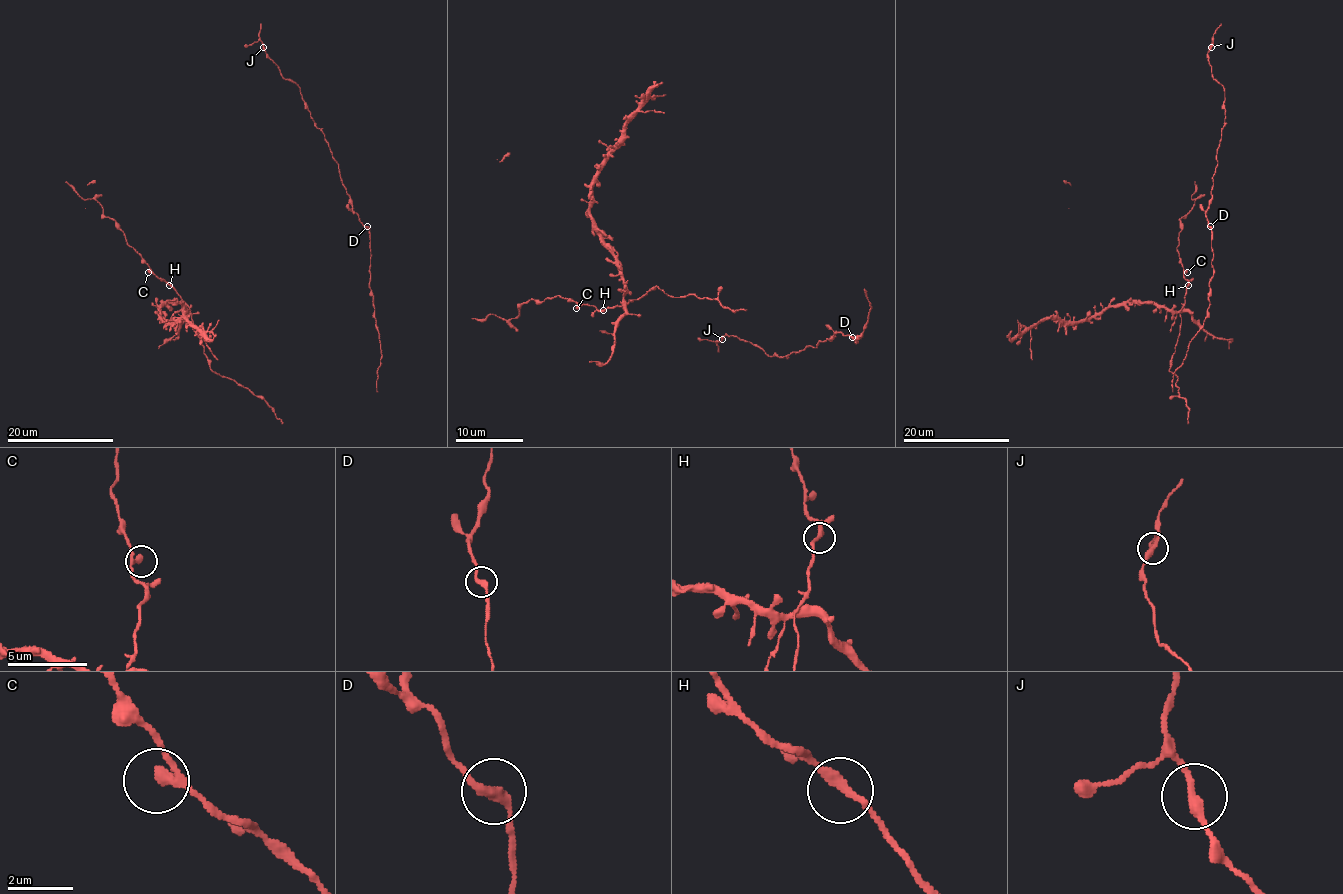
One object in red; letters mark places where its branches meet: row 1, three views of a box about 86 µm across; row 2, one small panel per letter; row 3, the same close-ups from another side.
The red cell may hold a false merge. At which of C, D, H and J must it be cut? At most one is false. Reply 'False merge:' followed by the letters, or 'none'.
False merge: none

